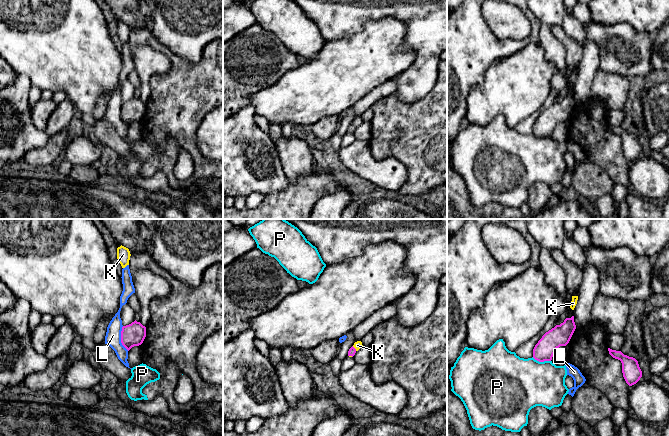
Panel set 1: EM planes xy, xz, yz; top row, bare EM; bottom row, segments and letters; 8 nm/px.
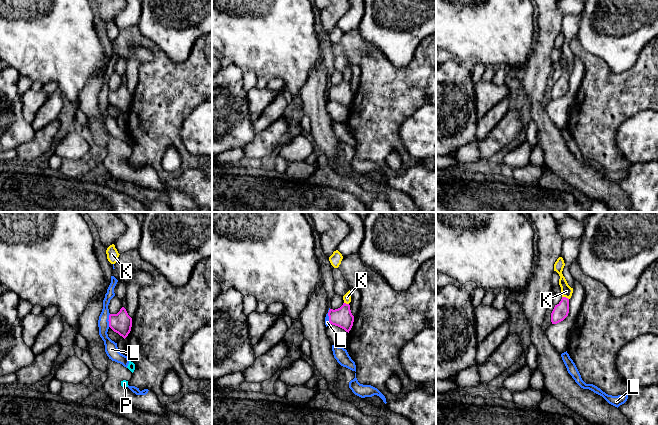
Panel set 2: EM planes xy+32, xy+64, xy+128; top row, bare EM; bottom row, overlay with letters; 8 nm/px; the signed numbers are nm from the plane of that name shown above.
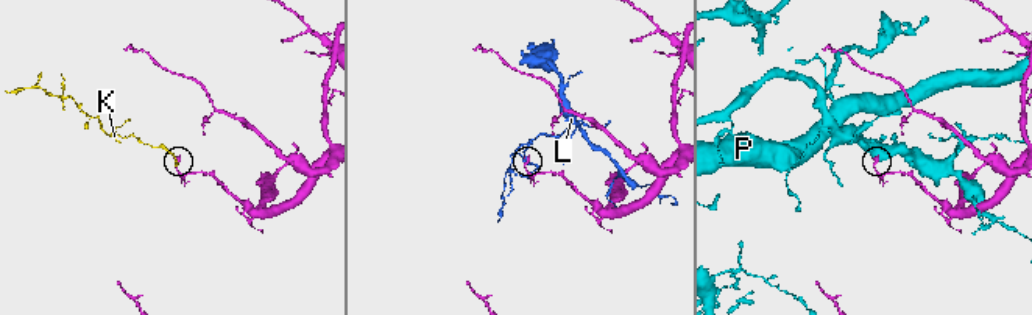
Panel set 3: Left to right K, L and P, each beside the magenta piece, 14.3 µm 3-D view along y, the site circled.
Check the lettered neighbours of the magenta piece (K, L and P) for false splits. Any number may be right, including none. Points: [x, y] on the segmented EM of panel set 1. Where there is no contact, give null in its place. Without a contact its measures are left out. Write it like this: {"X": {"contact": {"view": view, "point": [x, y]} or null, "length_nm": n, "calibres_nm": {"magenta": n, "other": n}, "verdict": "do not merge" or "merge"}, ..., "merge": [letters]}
{"K": {"contact": {"view": "xz", "point": [354, 348]}, "length_nm": 50, "calibres_nm": {"magenta": 60, "other": 70}, "verdict": "merge"}, "L": {"contact": {"view": "xy", "point": [121, 338]}, "length_nm": 200, "calibres_nm": {"magenta": 180, "other": 130}, "verdict": "do not merge"}, "P": {"contact": {"view": "yz", "point": [541, 361]}, "length_nm": 160, "calibres_nm": {"magenta": 160, "other": 420}, "verdict": "do not merge"}, "merge": ["K"]}

